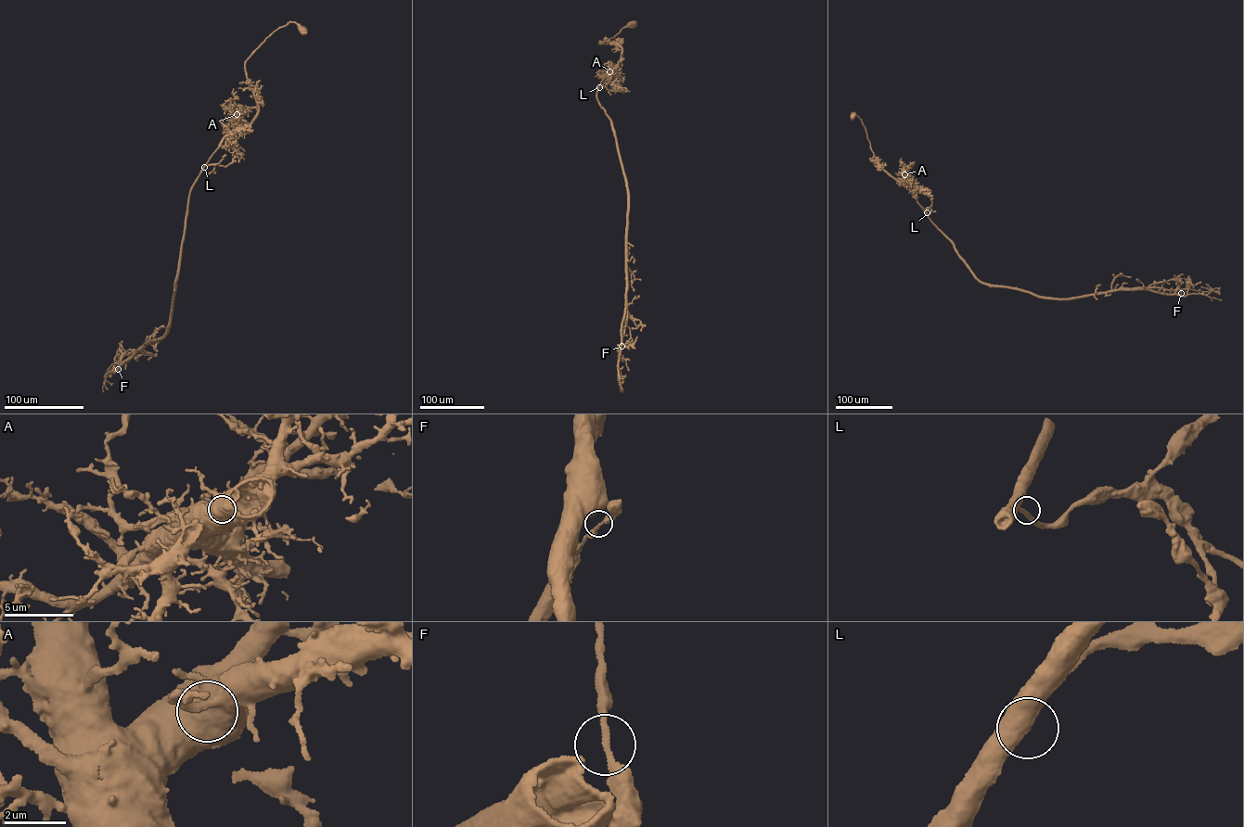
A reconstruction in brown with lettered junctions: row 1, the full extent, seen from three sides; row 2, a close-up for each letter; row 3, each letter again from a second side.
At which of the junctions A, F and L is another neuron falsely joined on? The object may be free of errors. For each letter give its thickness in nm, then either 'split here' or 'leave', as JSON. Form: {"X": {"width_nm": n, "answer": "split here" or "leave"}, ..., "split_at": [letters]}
{"A": {"width_nm": 360, "answer": "leave"}, "F": {"width_nm": 200, "answer": "split here"}, "L": {"width_nm": 260, "answer": "leave"}, "split_at": ["F"]}

